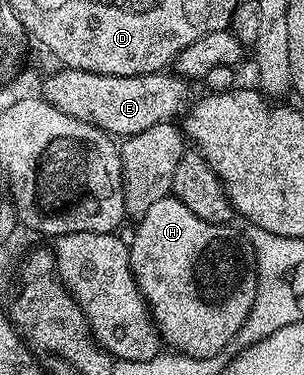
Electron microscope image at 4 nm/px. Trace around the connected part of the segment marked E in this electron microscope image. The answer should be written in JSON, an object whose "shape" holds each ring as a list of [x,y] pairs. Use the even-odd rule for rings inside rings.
{"shape":[[[59,69],[56,75],[44,81],[41,95],[61,109],[61,113],[69,113],[69,117],[92,123],[112,137],[126,137],[145,133],[145,129],[153,129],[153,125],[174,120],[174,115],[178,116],[184,108],[183,98],[187,95],[188,84],[178,74],[167,74],[171,73],[117,77]]]}

